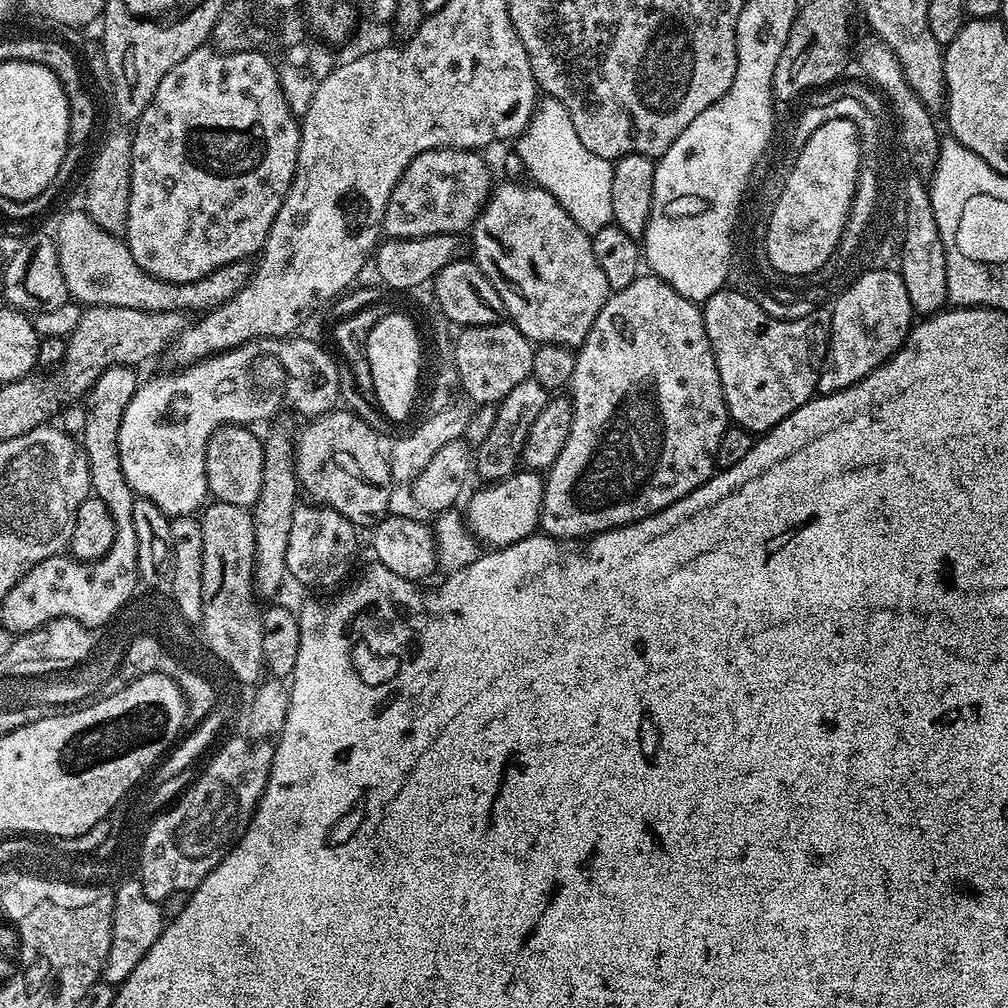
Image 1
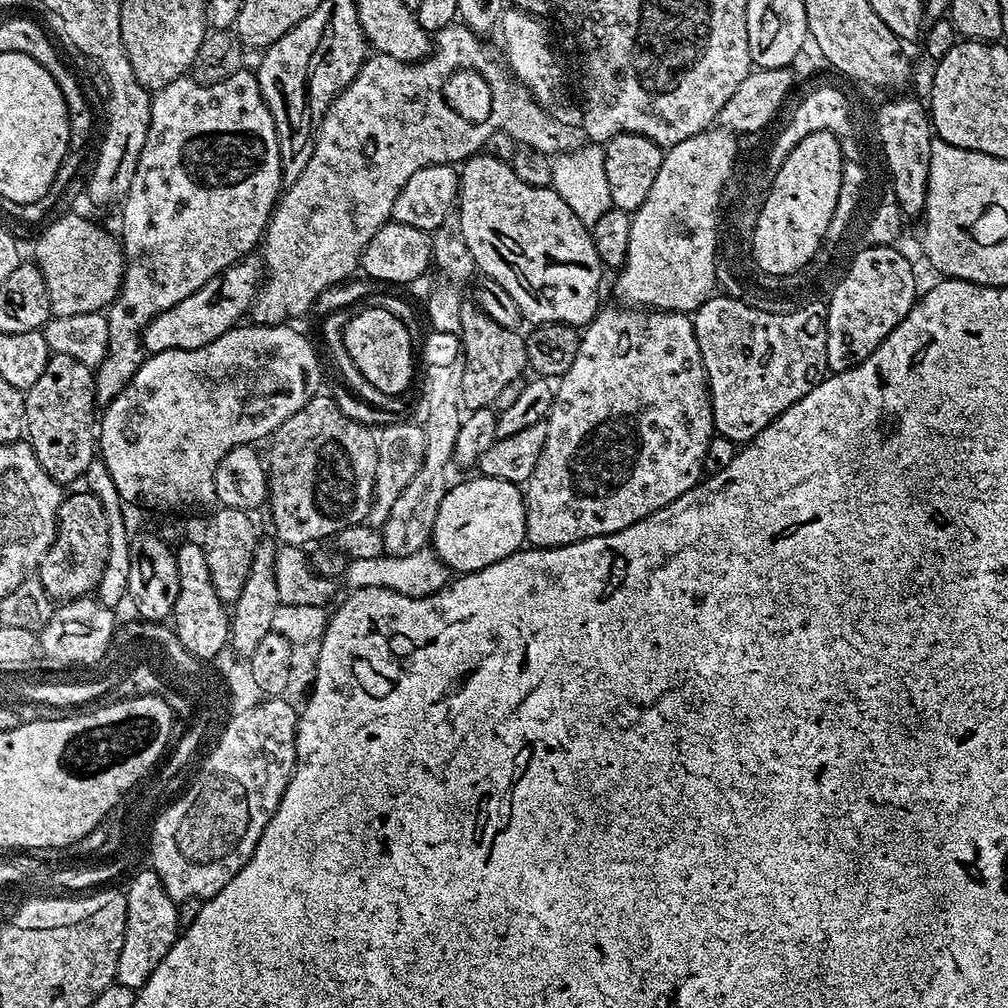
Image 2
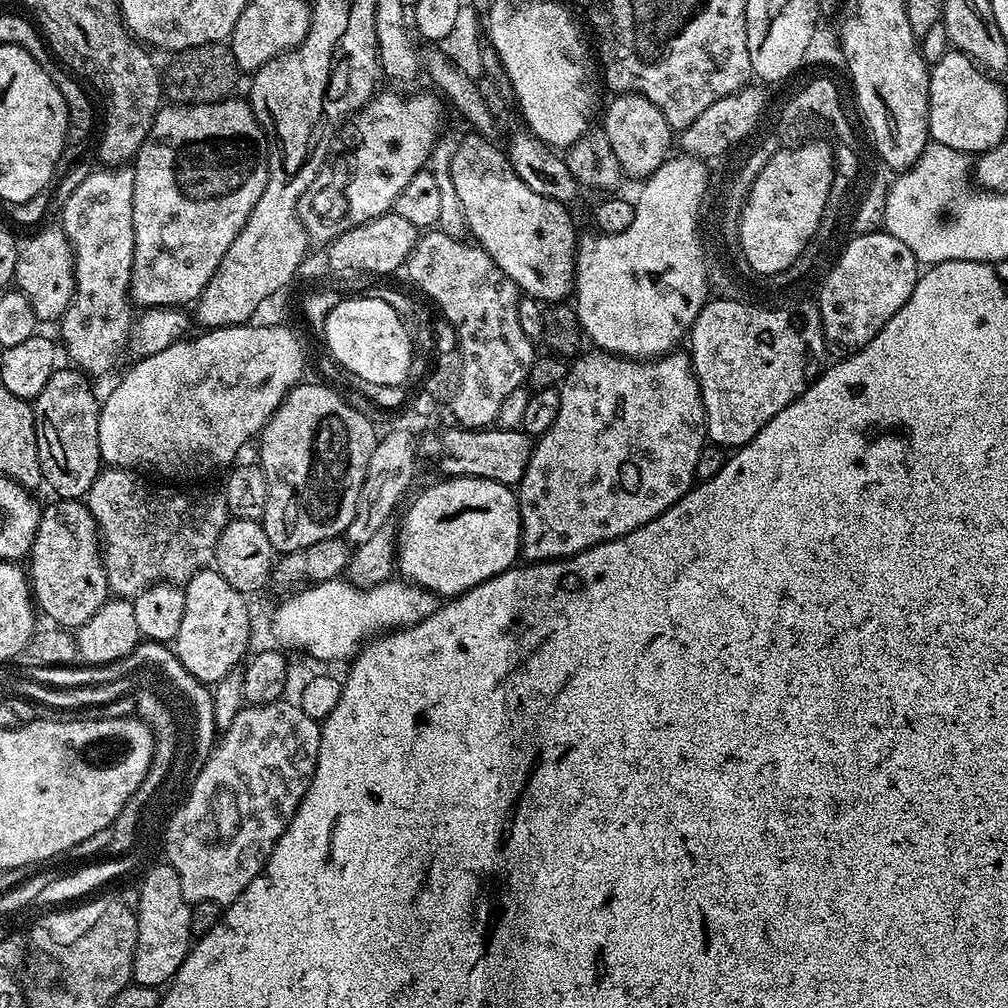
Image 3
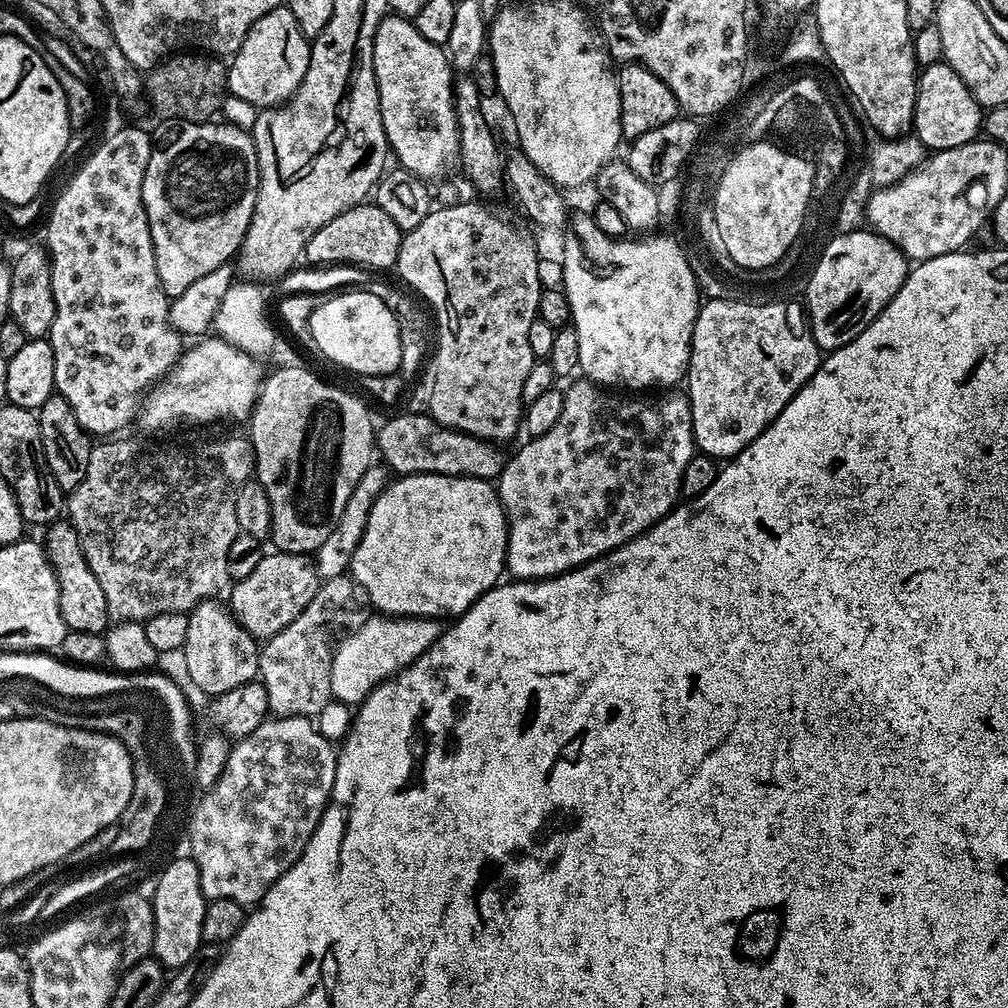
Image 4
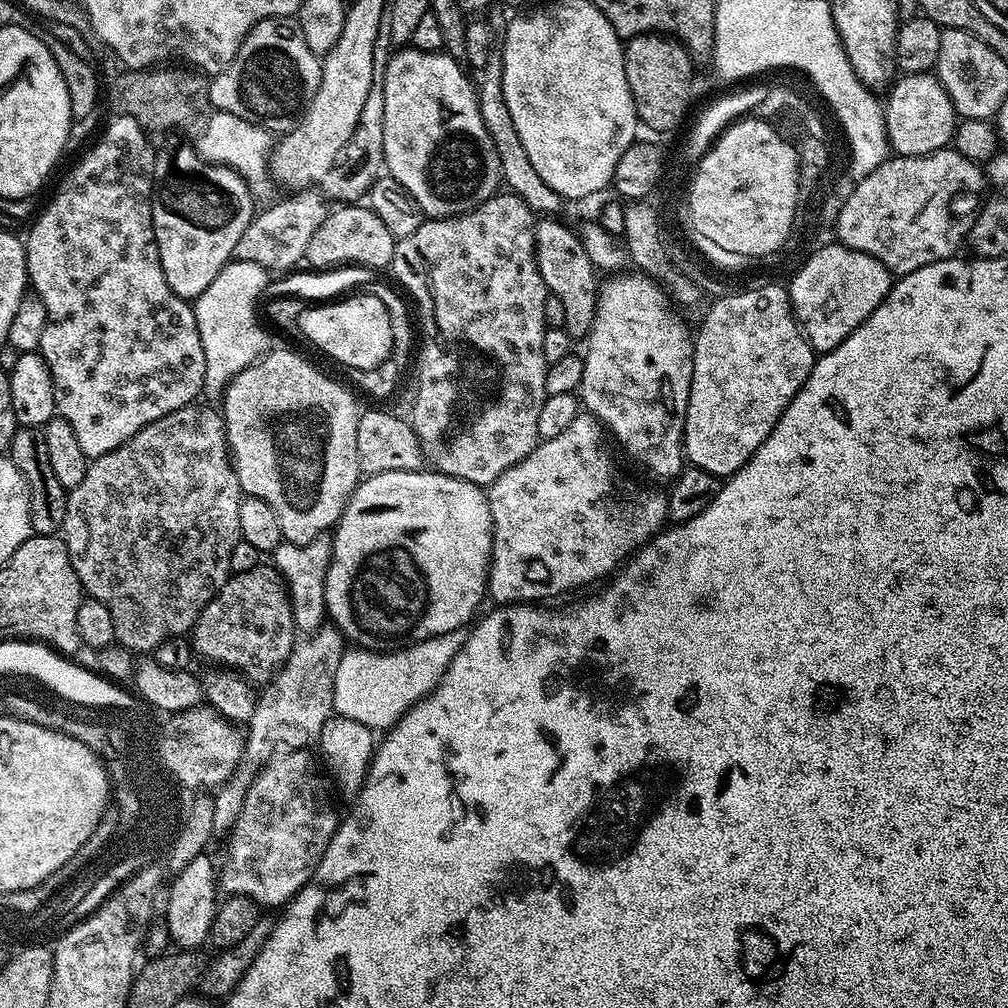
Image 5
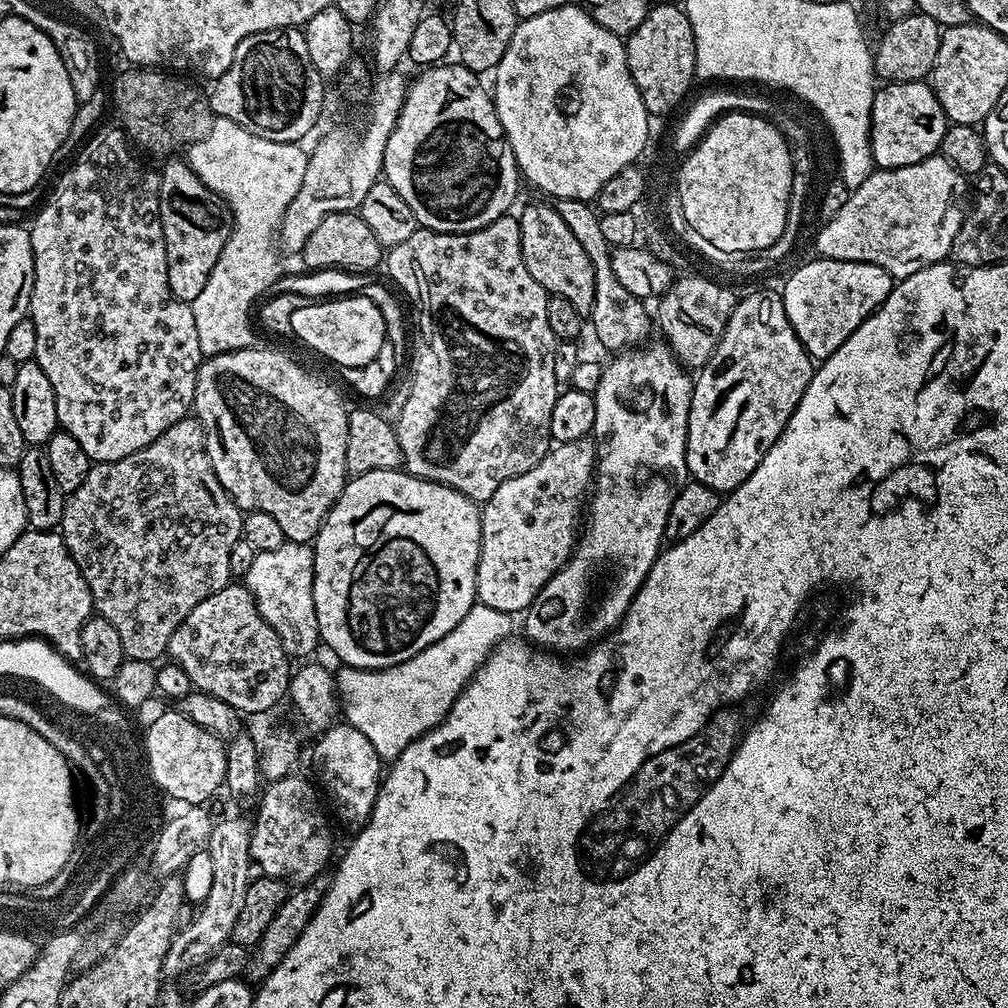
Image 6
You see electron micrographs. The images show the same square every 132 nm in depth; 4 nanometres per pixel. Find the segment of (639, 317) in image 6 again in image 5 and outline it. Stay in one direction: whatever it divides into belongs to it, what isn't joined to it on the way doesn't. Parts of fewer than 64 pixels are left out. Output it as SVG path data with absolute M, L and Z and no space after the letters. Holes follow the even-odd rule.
M499 6L487 9L486 23L490 29L488 41L488 53L485 65L478 70L480 81L475 81L476 101L482 114L482 122L494 142L494 150L498 154L500 163L500 175L507 191L513 196L522 198L531 206L536 214L556 214L562 205L562 197L556 193L542 178L538 178L538 170L534 170L530 163L530 157L526 155L526 149L522 147L522 138L518 138L518 129L514 126L514 118L510 118L510 106L504 101L504 87L502 86L502 70L504 69L504 29L506 27L506 16Z

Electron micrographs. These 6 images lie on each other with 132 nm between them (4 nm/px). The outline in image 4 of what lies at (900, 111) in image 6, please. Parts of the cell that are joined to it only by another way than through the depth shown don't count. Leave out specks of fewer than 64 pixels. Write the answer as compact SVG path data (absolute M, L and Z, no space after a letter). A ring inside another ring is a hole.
M946 63L927 65L916 81L916 109L912 119L914 135L924 143L925 149L939 150L962 146L977 139L982 132L982 109L970 94L966 82L954 74Z

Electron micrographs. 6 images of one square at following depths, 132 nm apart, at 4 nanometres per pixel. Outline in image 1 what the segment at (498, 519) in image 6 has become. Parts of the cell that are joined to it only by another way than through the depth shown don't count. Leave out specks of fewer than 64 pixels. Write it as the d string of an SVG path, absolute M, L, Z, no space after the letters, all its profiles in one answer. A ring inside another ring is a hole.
M641 274L630 286L620 292L612 292L602 306L594 326L584 343L576 352L576 365L570 385L572 401L572 425L566 438L566 446L562 446L562 454L547 469L544 482L544 501L540 511L540 528L549 536L557 538L587 538L598 532L608 532L612 528L623 528L625 524L661 512L666 506L686 498L698 486L702 486L716 468L716 451L722 434L730 427L728 407L722 394L722 382L718 378L718 366L714 358L714 350L710 346L710 338L706 334L704 313L701 305L695 300L687 300L678 294L665 280L651 274Z

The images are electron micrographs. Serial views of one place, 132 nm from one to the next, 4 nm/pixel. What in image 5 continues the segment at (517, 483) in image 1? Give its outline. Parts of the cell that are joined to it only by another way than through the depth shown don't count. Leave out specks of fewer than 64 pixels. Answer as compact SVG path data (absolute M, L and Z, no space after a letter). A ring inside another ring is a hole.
M435 470L419 472L383 472L364 476L357 484L344 513L332 532L332 561L326 570L326 602L324 603L331 623L339 628L345 641L377 652L387 652L393 648L403 648L405 644L417 644L419 640L434 638L450 630L458 630L467 625L472 615L477 615L476 607L486 600L488 570L492 563L492 519L488 505L488 493L479 484L471 484L453 476L443 476Z

